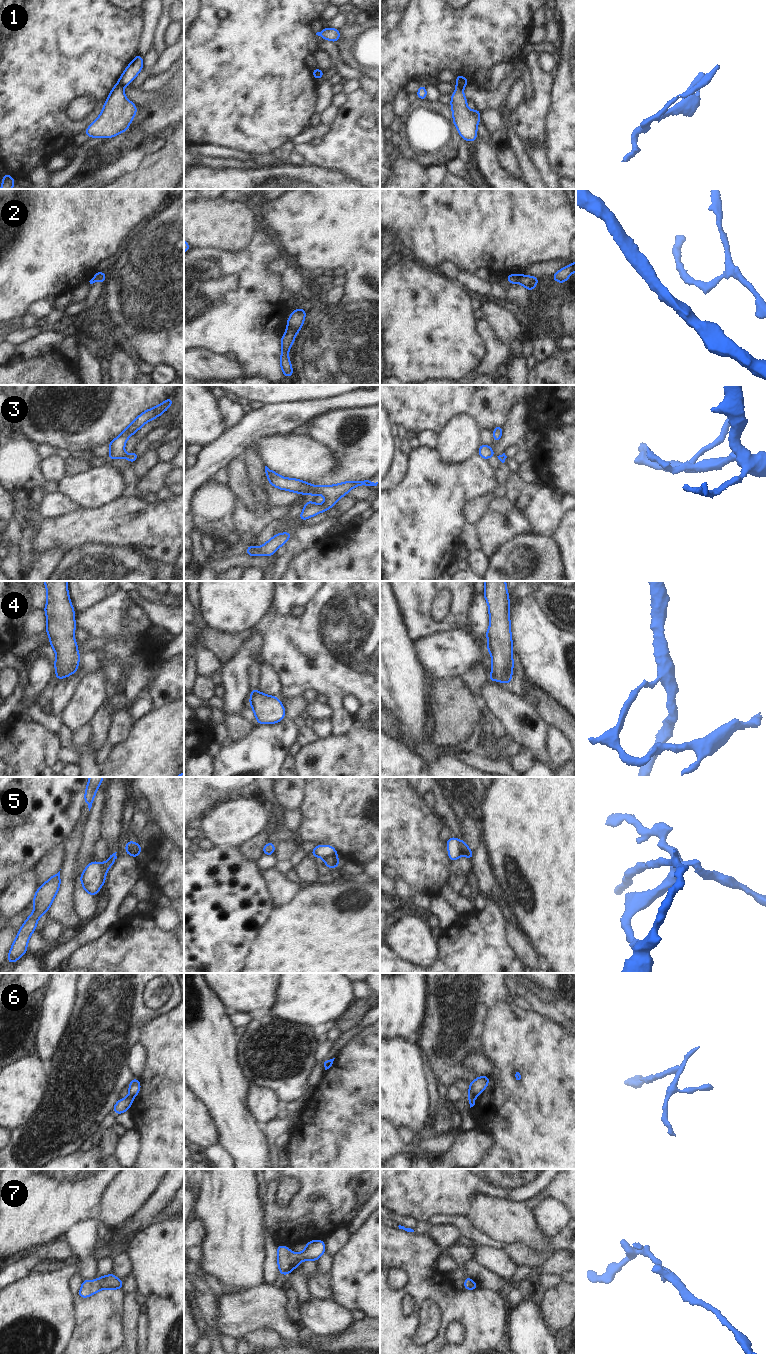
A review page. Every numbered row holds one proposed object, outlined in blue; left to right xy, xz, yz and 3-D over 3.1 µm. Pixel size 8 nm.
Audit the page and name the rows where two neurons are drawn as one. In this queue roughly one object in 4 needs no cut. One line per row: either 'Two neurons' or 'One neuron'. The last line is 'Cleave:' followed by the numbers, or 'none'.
1: Two neurons
2: Two neurons
3: One neuron
4: Two neurons
5: Two neurons
6: Two neurons
7: One neuron
Cleave: 1, 2, 4, 5, 6.

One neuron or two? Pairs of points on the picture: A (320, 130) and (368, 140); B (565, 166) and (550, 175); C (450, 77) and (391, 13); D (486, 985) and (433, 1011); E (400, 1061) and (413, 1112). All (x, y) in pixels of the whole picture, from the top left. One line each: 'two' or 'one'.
A: two
B: two
C: two
D: one
E: one

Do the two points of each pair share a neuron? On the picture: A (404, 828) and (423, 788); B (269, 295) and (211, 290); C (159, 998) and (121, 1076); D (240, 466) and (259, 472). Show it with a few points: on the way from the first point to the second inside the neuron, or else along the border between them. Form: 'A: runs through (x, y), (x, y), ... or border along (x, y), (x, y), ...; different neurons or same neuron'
A: border along (413, 787), (423, 797); different neurons
B: runs through (255, 295), (225, 295); same neuron
C: runs through (138, 1011), (119, 1030), (118, 1055); same neuron
D: border along (241, 456), (245, 463), (245, 474), (249, 479); different neurons

